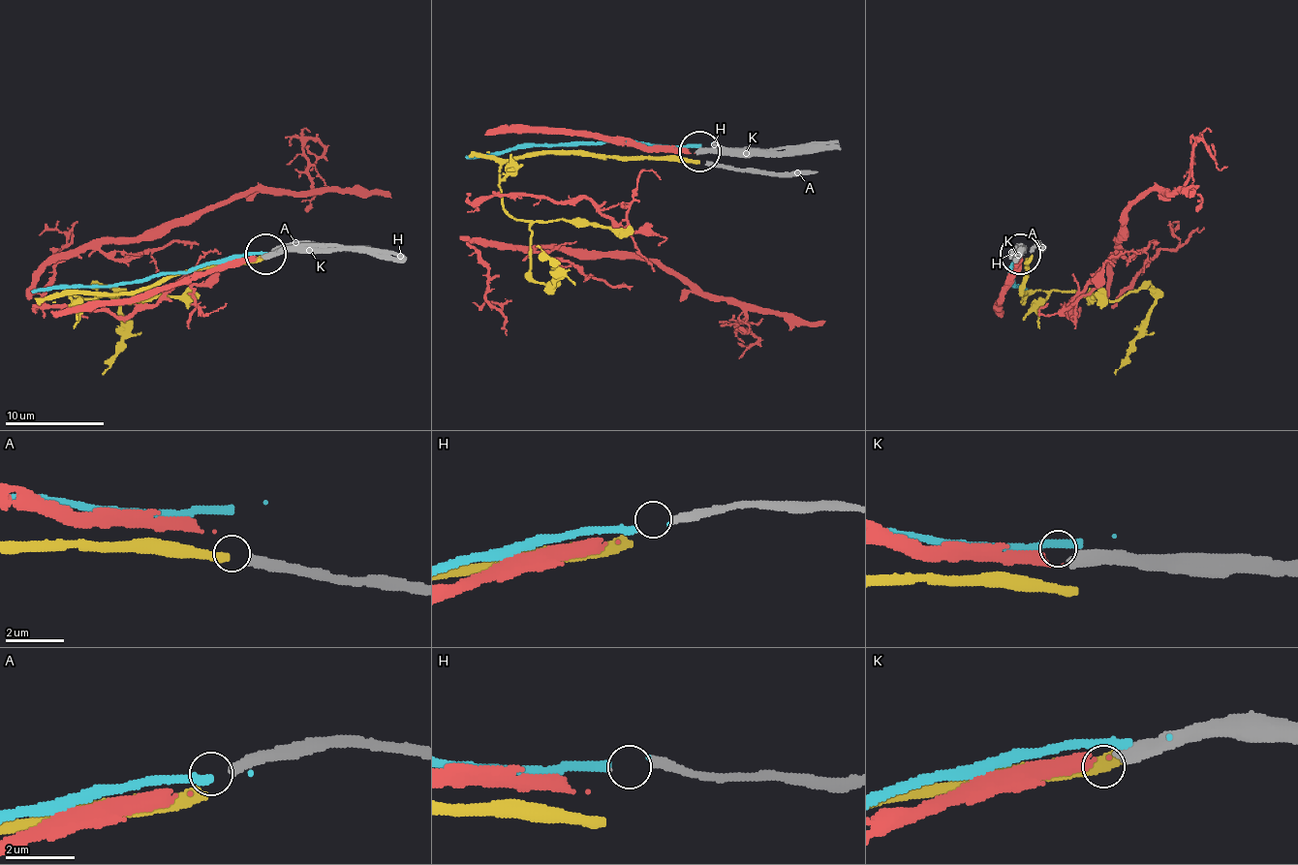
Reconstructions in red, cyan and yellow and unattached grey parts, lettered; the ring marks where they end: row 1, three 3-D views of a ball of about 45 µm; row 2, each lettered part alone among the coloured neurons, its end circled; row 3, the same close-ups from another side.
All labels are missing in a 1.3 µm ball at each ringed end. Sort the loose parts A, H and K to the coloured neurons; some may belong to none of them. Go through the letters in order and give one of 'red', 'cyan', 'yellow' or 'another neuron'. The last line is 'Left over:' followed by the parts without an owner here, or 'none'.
A: yellow
H: cyan
K: red
Left over: none

